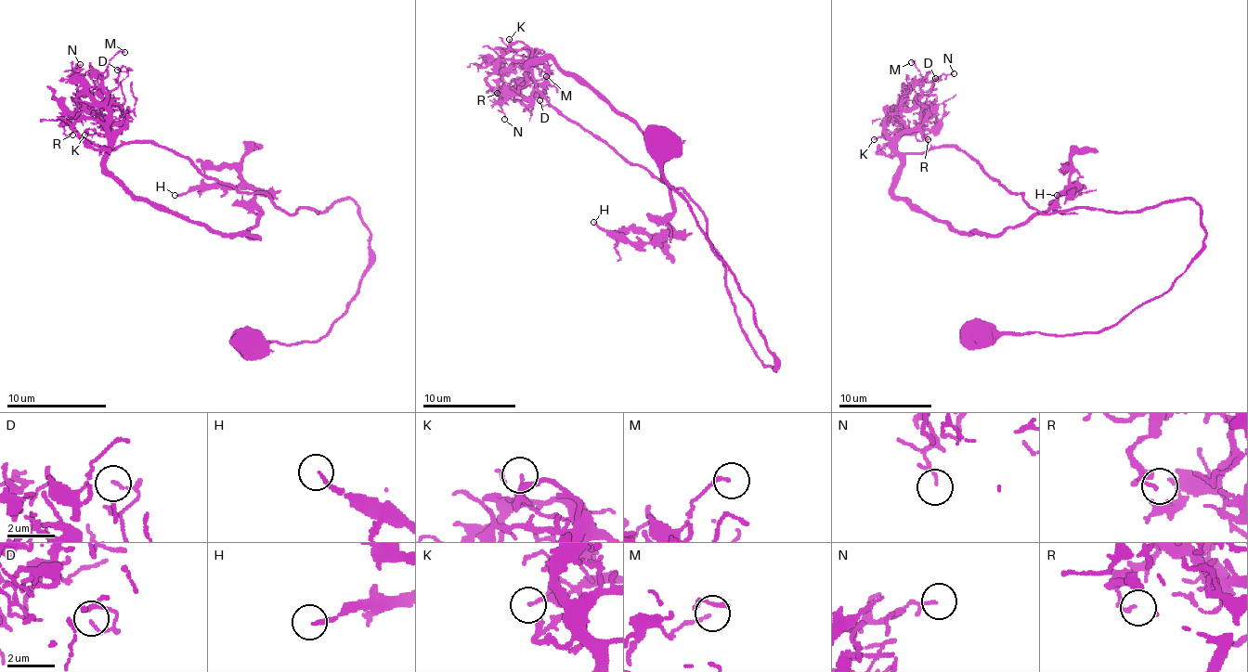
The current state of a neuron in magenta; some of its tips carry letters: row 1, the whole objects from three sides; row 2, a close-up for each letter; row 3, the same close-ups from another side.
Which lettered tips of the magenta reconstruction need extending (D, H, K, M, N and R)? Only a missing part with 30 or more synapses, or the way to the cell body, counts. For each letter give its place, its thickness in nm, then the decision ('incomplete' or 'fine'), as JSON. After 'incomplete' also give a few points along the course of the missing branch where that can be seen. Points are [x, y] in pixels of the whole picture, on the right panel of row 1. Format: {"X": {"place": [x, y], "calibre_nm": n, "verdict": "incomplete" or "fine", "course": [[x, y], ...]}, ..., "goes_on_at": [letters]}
{"D": {"place": [935, 78], "calibre_nm": 110, "verdict": "fine"}, "H": {"place": [1057, 195], "calibre_nm": 150, "verdict": "fine"}, "K": {"place": [874, 139], "calibre_nm": 160, "verdict": "fine"}, "M": {"place": [911, 62], "calibre_nm": 120, "verdict": "fine"}, "N": {"place": [954, 73], "calibre_nm": 90, "verdict": "fine"}, "R": {"place": [928, 139], "calibre_nm": 120, "verdict": "fine"}, "goes_on_at": []}

